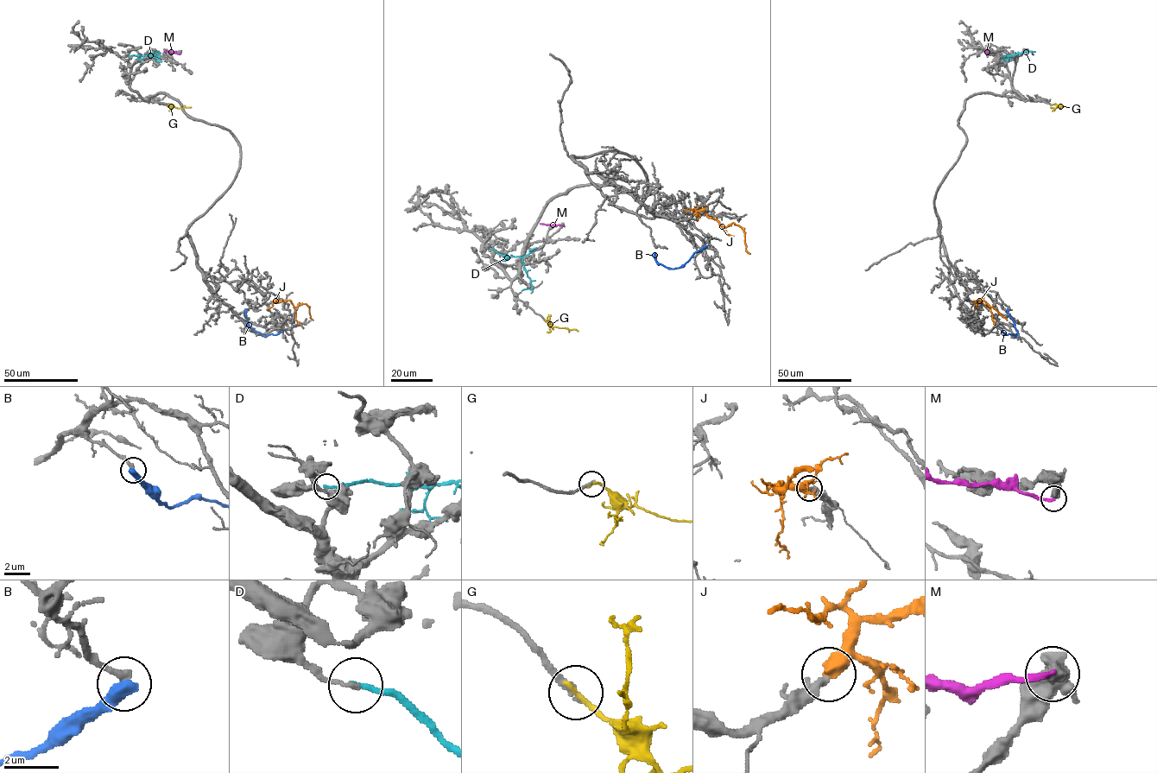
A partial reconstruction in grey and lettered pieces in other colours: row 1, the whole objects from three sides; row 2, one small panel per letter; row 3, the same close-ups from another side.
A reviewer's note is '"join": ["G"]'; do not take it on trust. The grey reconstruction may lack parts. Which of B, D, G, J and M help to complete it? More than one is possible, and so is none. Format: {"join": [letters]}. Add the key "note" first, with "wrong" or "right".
{"note": "wrong", "join": ["J"]}

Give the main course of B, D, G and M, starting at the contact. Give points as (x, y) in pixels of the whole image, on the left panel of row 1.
B: (281, 331), (266, 336), (256, 332), (249, 326), (245, 308)
D: (129, 56), (151, 55), (158, 51), (151, 53)
G: (167, 104), (177, 108), (191, 107)
M: (180, 53), (164, 50)

